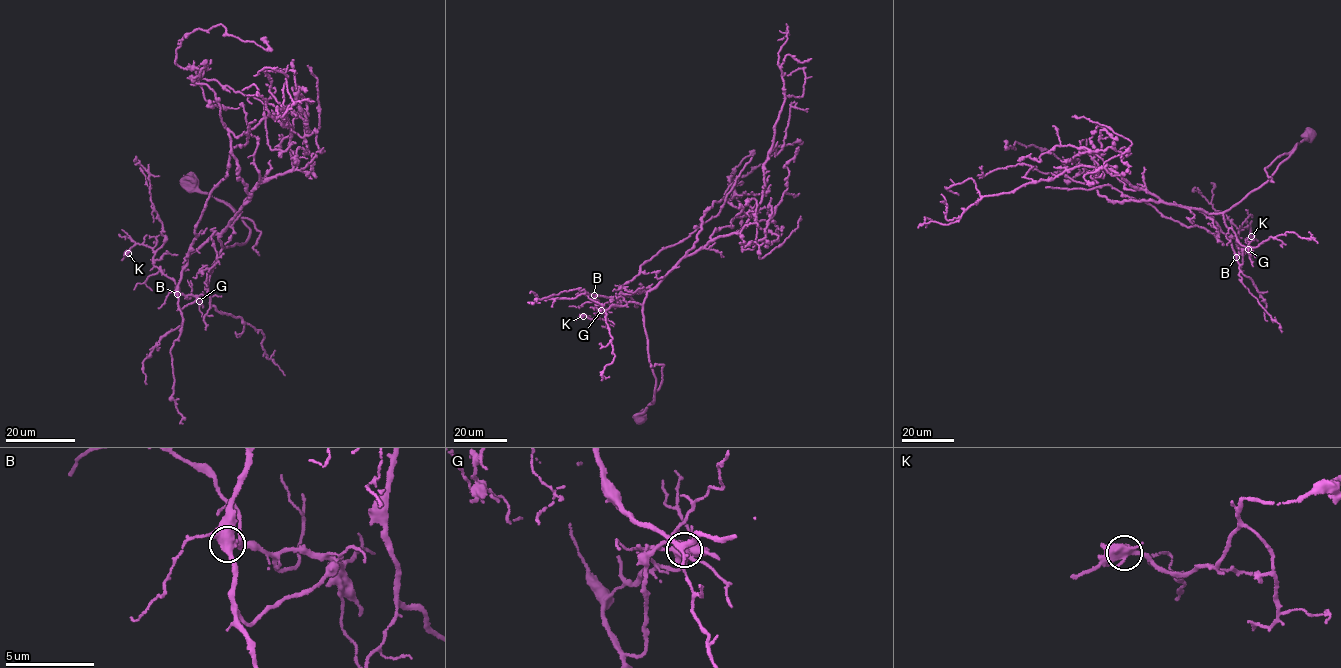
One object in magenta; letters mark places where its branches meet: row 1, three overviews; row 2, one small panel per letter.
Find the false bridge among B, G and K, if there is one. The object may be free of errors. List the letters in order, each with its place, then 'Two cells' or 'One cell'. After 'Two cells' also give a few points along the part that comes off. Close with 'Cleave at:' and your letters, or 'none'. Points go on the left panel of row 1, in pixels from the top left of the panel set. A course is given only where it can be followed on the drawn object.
B: Place: (177, 294). One cell
G: Place: (199, 301). One cell
K: Place: (128, 253). One cell
Cleave at: none

